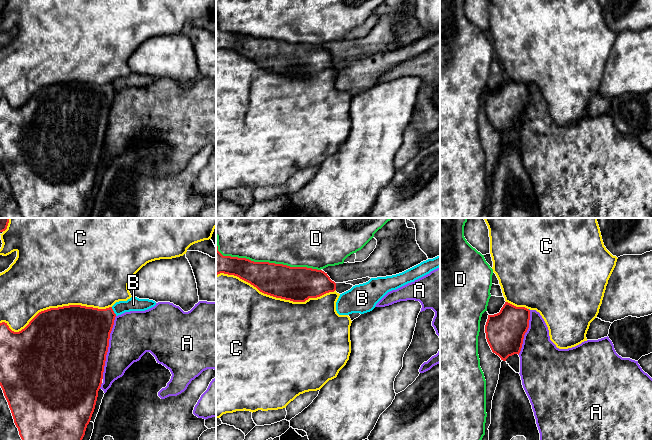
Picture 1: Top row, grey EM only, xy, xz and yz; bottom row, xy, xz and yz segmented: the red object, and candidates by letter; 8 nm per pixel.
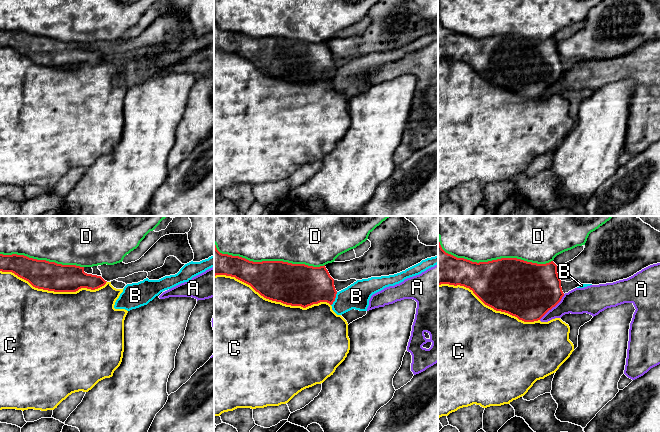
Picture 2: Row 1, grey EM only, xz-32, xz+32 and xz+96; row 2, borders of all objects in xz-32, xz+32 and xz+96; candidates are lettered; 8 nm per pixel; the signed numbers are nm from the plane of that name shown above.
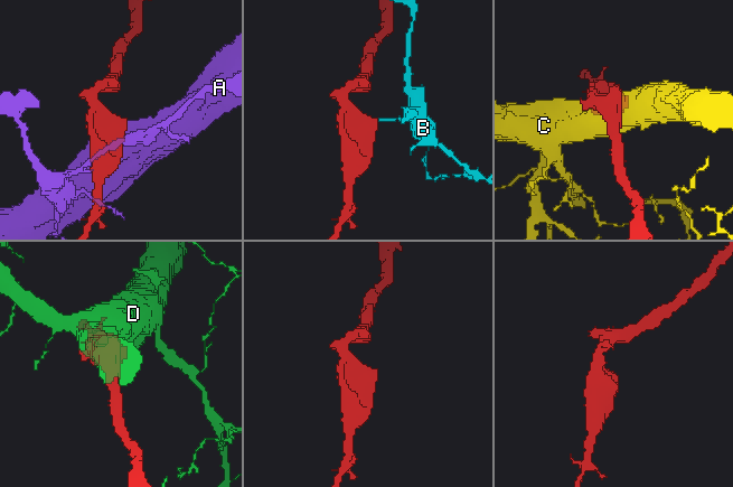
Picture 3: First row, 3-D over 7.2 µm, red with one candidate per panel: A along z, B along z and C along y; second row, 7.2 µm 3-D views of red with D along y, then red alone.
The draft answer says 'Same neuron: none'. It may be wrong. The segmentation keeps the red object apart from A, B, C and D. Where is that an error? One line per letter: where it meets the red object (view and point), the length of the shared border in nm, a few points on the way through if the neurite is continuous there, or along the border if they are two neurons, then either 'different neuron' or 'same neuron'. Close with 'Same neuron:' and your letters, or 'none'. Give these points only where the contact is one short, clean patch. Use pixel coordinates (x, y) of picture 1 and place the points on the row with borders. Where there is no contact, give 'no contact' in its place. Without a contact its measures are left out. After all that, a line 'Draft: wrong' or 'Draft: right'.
A: xy (108, 346) | 500 nm | different neuron
B: xy (113, 311) | 80 nm | along xy (111, 307), (116, 315) | different neuron
C: xz (276, 297) | 950 nm | different neuron
D: xz (262, 262) | 900 nm | different neuron
Same neuron: none
Draft: right

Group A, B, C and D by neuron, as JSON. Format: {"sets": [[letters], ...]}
{"sets": [["A"], ["B"], ["C"], ["D"]]}

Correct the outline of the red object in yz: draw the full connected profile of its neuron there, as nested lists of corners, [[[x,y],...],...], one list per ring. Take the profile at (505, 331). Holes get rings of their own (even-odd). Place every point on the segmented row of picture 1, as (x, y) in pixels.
[[[505,302],[499,313],[488,315],[485,333],[492,352],[503,361],[514,354],[519,355],[529,320],[529,309],[508,302]]]

